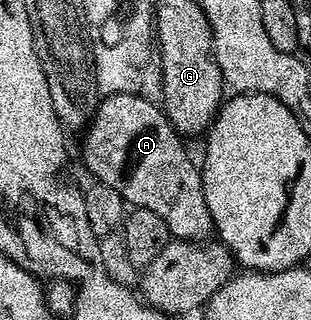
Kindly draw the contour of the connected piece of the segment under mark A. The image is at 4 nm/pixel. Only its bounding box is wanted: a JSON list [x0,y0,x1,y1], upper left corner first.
[80,92,214,241]

